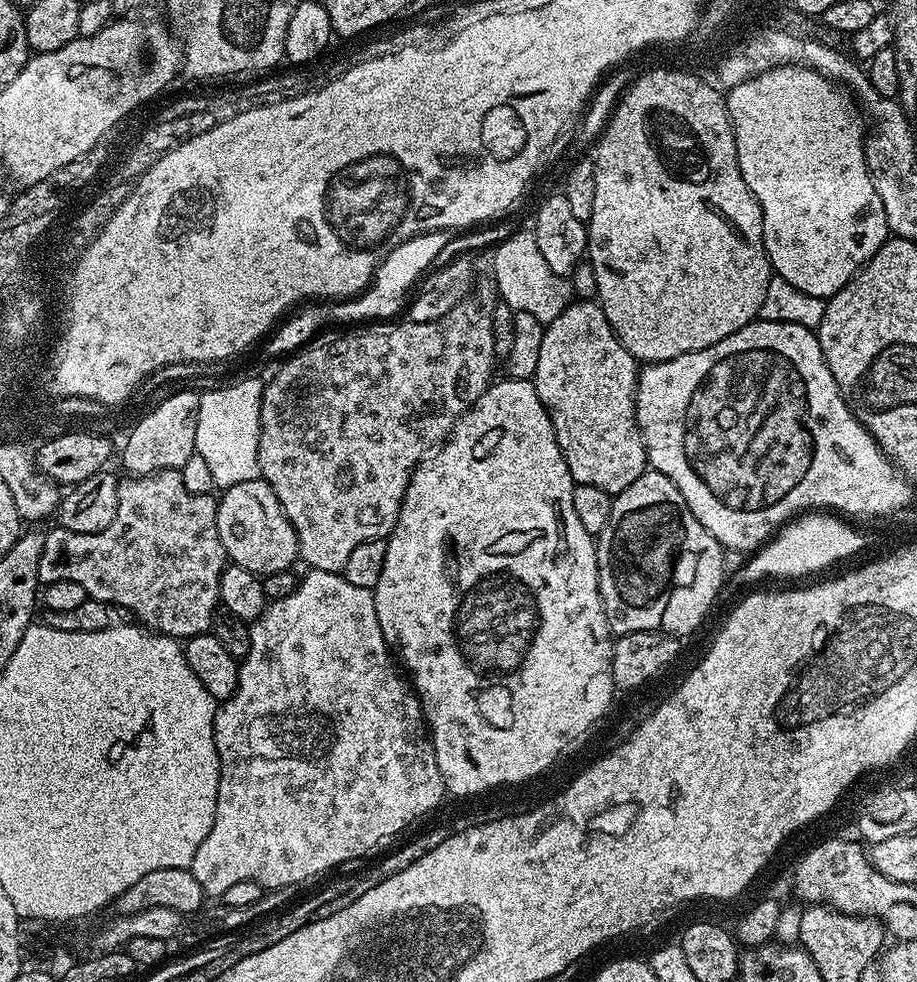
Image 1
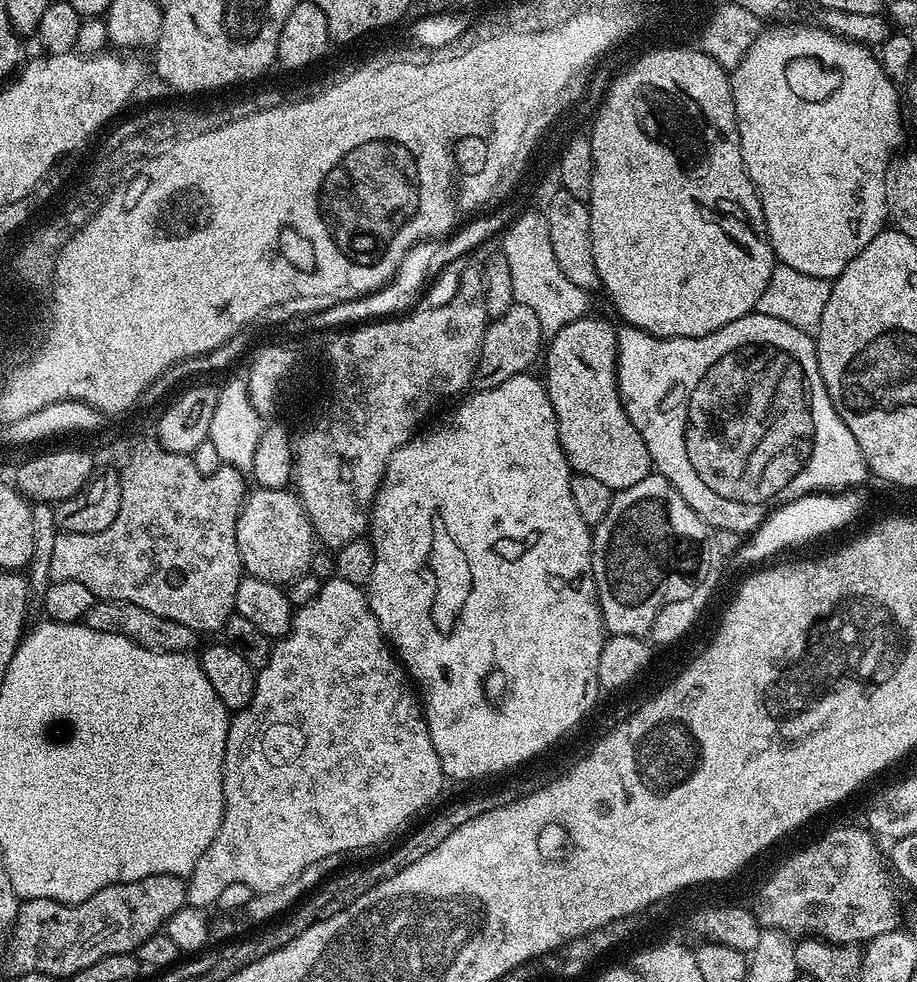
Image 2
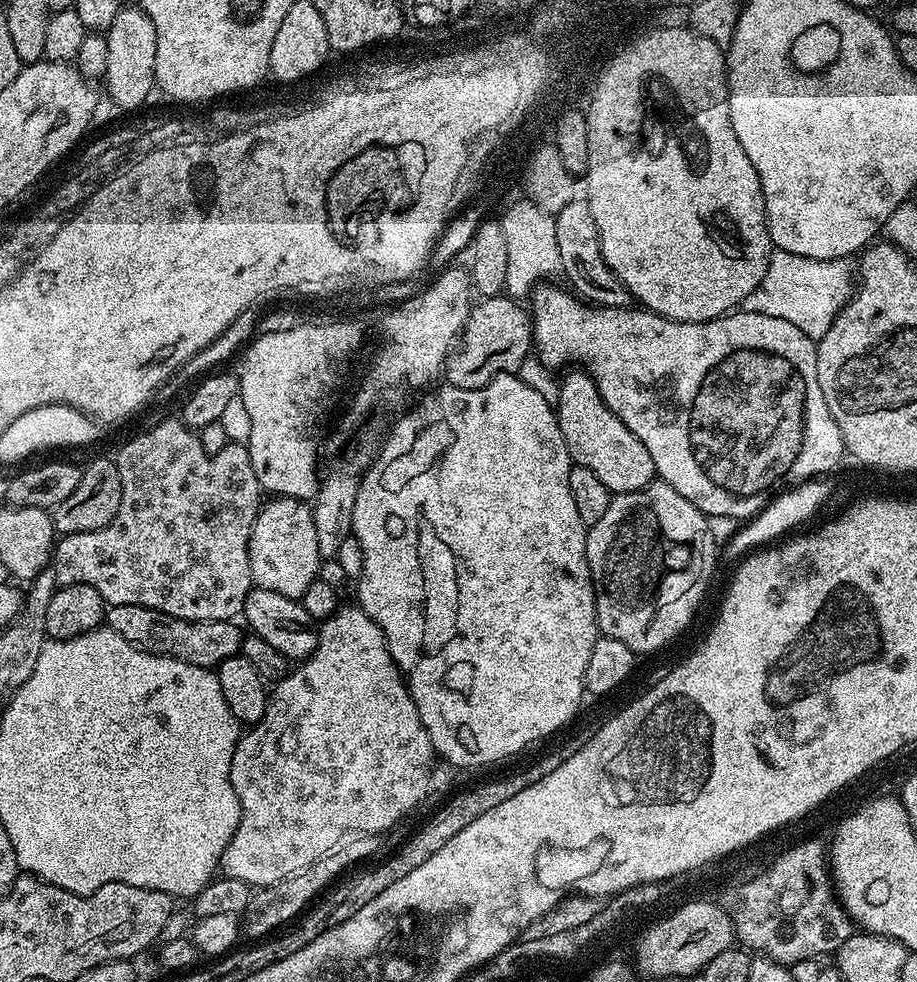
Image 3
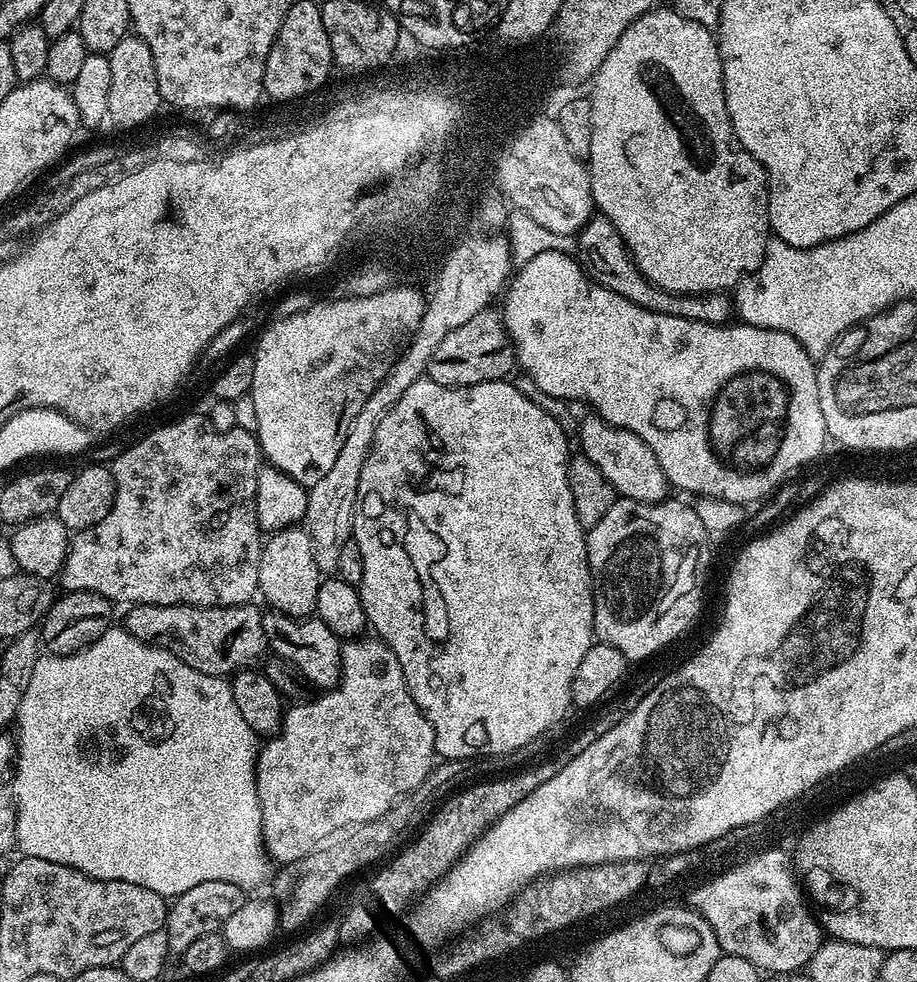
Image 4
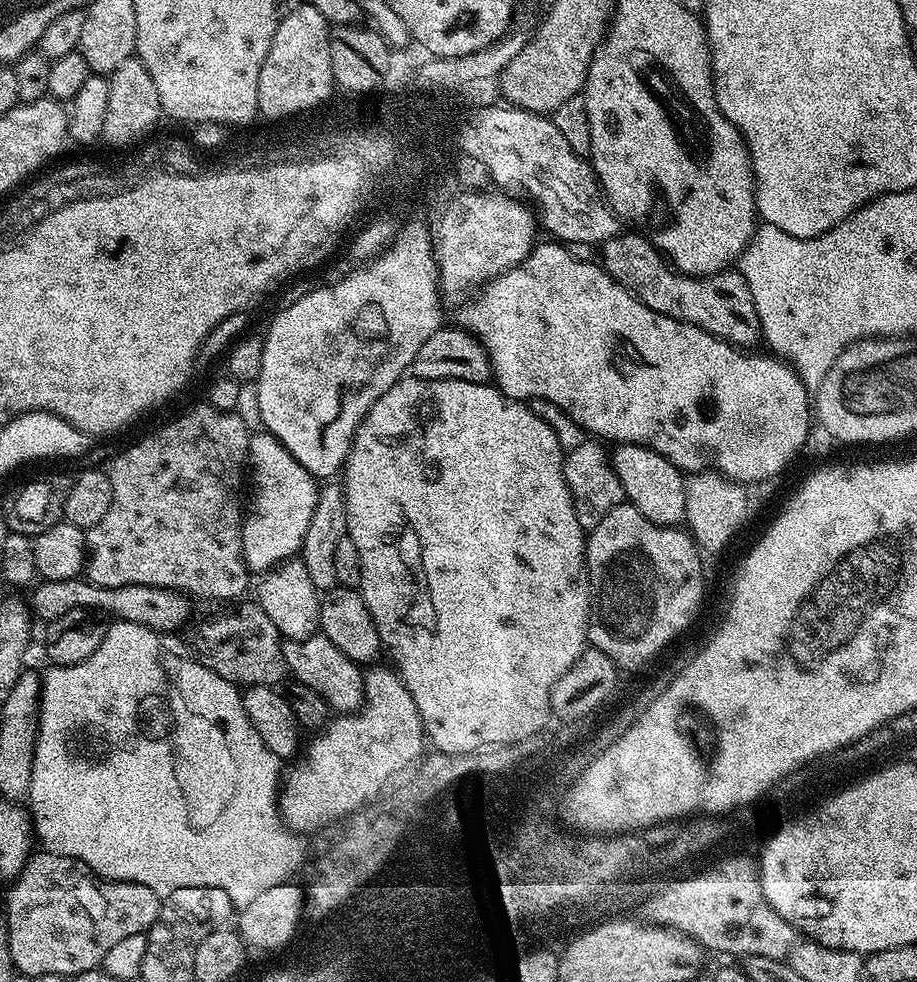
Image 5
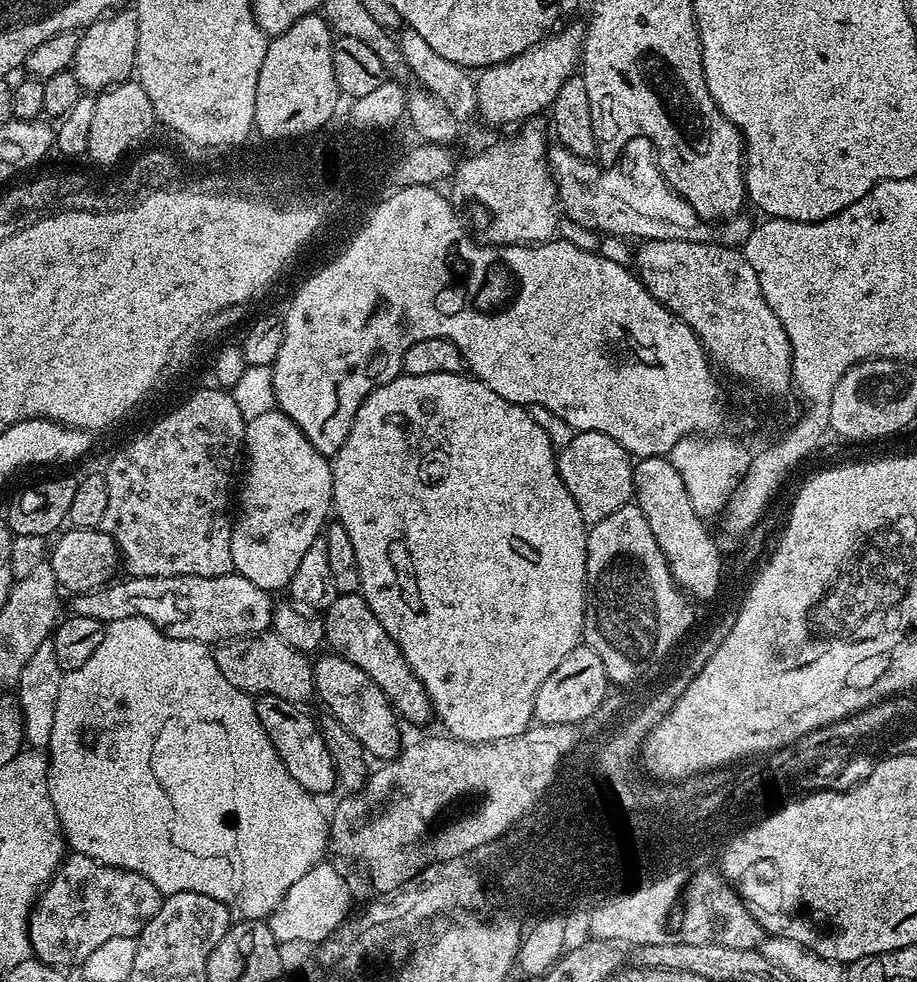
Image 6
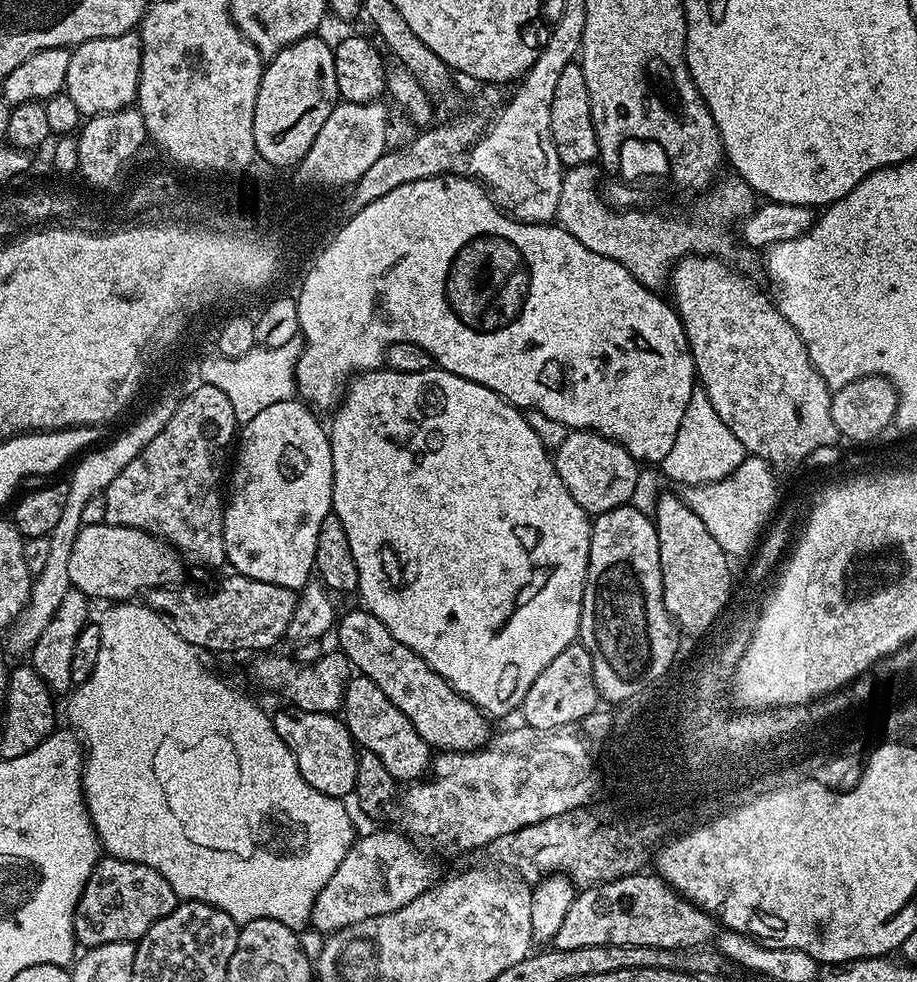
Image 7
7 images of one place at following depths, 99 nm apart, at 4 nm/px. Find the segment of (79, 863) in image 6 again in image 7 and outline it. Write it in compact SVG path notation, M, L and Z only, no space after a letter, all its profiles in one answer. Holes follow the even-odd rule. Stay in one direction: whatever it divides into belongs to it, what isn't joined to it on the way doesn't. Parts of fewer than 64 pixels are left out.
M105 855L97 860L80 891L76 911L72 914L72 931L77 945L85 949L119 940L135 942L158 922L158 918L173 912L177 903L176 891L158 870L133 860Z

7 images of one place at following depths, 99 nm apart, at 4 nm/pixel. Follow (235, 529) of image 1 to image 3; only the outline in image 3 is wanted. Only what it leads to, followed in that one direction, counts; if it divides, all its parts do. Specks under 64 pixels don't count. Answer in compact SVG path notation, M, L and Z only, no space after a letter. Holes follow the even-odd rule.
M289 496L272 498L261 507L258 518L250 534L250 574L253 585L262 590L274 590L274 594L282 594L291 600L300 600L310 590L310 582L321 575L322 557L318 550L318 530L314 526L314 514L311 507L303 500L295 500Z

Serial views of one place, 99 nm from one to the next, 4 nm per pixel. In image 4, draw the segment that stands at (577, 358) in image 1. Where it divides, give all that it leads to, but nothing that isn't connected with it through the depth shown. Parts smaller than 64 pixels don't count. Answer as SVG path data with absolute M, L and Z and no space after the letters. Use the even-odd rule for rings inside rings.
M588 414L584 421L579 421L579 432L579 451L590 458L598 470L602 470L606 482L610 482L610 486L614 486L623 499L656 504L669 495L670 485L666 474L662 474L662 466L658 466L658 458L654 458L654 450L650 450L650 446L646 446L638 434L614 426L595 414Z

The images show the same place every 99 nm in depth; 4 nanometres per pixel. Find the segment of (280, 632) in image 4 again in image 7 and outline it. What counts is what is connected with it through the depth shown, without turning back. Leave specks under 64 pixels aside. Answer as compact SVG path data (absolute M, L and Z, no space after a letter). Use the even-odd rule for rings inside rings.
M359 674L348 681L342 701L342 719L350 730L353 740L363 751L378 754L378 762L392 776L393 781L415 782L425 775L430 768L430 745L414 730L410 718L370 682L370 678Z

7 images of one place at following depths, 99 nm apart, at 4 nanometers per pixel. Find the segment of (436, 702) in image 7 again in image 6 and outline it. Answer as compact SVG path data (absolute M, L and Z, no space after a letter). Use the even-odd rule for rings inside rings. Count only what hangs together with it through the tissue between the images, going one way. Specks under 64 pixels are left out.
M345 592L337 595L336 601L330 605L322 616L324 622L324 639L333 653L346 657L354 666L366 670L370 678L386 694L388 703L396 709L399 719L412 724L424 724L433 719L432 699L426 694L422 682L410 670L406 658L398 650L394 638L386 634L386 630L378 622L374 610L364 601L363 595Z

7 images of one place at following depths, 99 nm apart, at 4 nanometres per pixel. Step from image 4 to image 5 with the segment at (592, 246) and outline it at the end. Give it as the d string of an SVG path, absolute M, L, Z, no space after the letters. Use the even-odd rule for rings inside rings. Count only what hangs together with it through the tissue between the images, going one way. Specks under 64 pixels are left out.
M621 230L602 245L604 260L602 266L630 294L650 306L658 314L666 314L675 320L684 320L698 326L710 334L727 340L737 346L752 346L761 339L762 333L758 314L754 310L754 298L750 298L750 286L739 270L715 272L709 276L687 276L678 272L667 260L663 252L651 239L636 232Z

